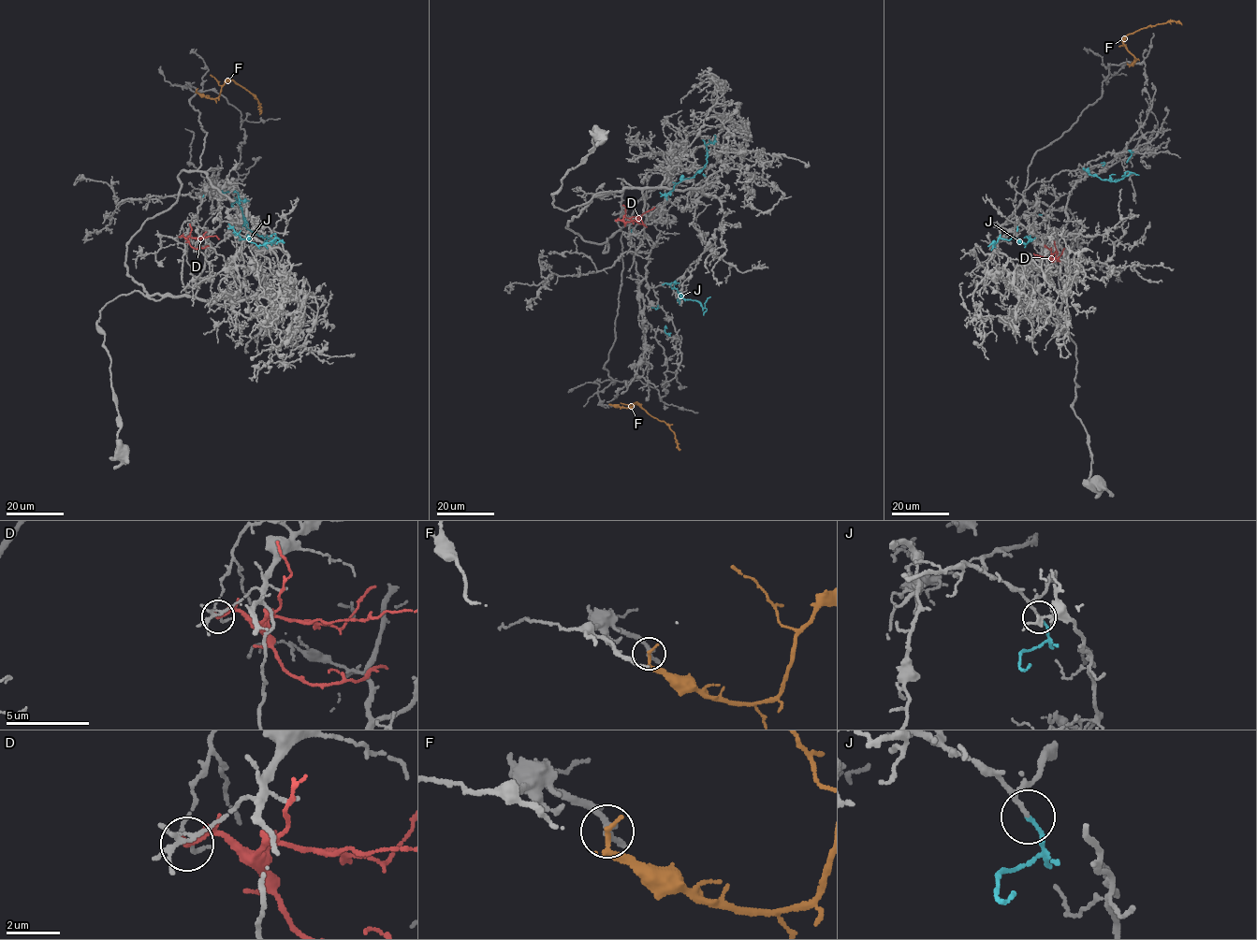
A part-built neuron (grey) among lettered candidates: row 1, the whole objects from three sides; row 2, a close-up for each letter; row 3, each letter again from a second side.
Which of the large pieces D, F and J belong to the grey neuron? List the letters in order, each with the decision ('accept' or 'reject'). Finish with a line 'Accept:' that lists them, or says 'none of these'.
D: reject
F: reject
J: reject
Accept: none of these

